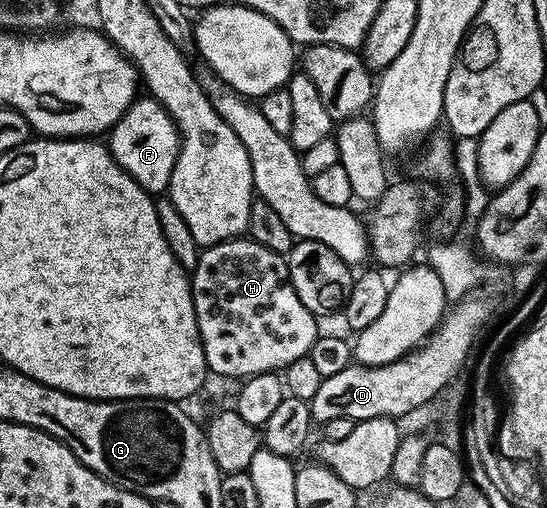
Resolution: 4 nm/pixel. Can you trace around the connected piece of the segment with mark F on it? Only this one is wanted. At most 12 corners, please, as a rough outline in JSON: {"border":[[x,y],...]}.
{"border":[[138,98],[109,129],[115,163],[150,194],[168,189],[181,136]]}

